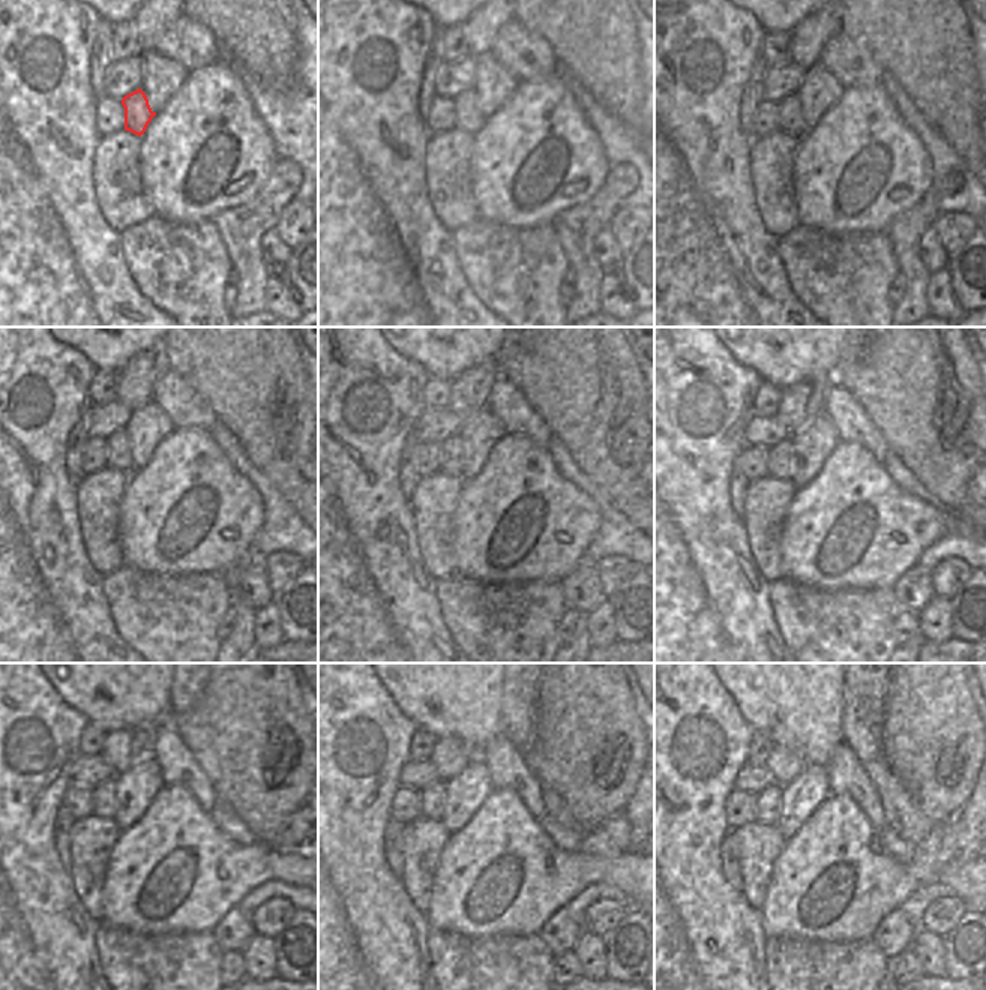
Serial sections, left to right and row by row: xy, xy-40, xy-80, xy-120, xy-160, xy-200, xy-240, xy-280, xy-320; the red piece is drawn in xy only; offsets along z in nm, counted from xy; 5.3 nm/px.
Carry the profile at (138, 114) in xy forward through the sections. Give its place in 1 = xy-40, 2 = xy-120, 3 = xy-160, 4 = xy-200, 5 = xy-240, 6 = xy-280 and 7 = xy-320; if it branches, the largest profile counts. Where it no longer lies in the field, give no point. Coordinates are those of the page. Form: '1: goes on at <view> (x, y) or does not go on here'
1: goes on at xy-40 (467, 117)
2: goes on at xy-120 (117, 446)
3: goes on at xy-160 (449, 449)
4: goes on at xy-200 (781, 459)
5: goes on at xy-240 (102, 795)
6: goes on at xy-280 (434, 797)
7: goes on at xy-320 (769, 800)

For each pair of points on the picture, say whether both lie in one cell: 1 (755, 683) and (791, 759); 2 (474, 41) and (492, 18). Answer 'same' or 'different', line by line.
1: different
2: same

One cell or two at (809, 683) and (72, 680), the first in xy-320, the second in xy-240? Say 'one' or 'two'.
one

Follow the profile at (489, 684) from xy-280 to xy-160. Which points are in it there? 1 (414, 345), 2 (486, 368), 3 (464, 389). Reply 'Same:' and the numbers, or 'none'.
Same: 1

